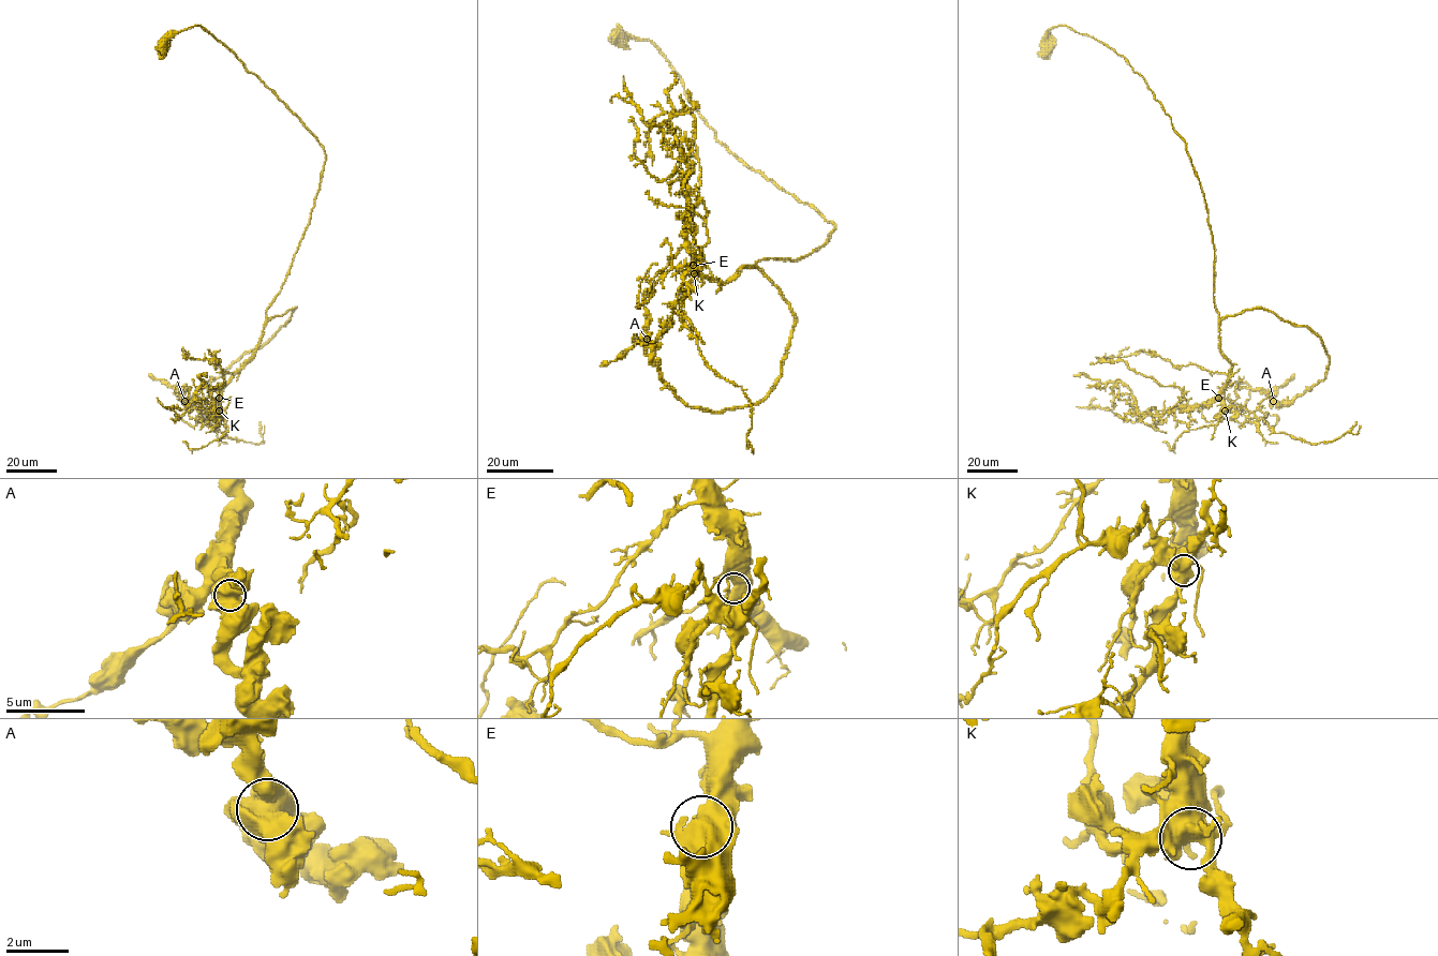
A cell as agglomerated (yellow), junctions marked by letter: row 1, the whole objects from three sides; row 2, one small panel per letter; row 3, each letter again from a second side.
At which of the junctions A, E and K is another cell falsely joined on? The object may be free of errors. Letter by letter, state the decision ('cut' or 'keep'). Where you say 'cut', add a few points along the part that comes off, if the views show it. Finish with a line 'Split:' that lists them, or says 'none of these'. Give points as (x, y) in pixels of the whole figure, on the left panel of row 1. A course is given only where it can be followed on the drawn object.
A: keep
E: keep
K: keep
Split: none of these

